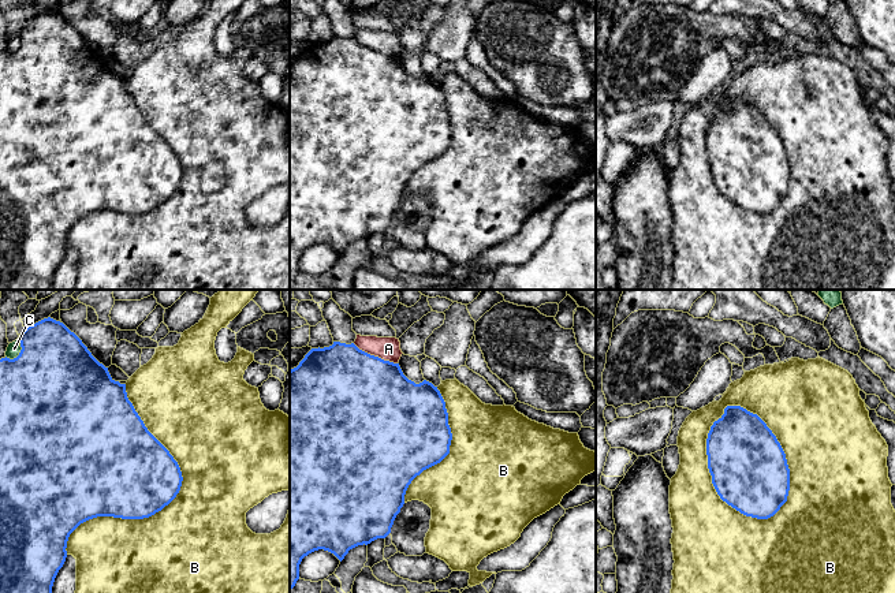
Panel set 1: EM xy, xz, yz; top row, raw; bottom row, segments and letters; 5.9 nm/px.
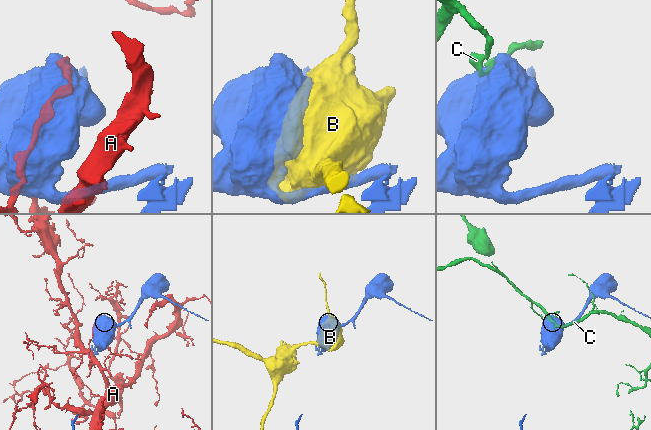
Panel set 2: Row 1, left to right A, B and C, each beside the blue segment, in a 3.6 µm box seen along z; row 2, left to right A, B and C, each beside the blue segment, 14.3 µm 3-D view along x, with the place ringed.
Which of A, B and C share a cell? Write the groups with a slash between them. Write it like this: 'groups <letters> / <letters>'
groups A / B / C

